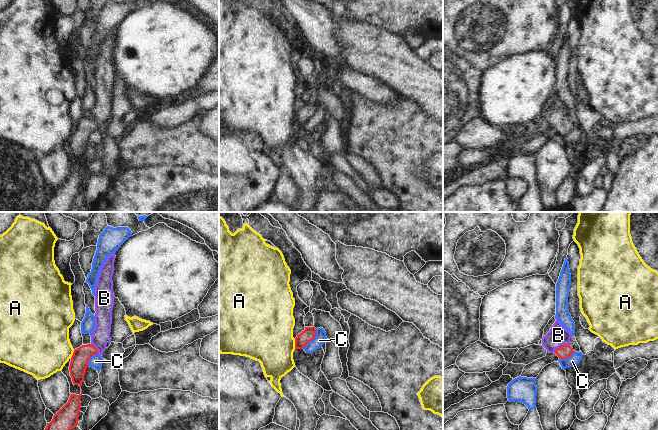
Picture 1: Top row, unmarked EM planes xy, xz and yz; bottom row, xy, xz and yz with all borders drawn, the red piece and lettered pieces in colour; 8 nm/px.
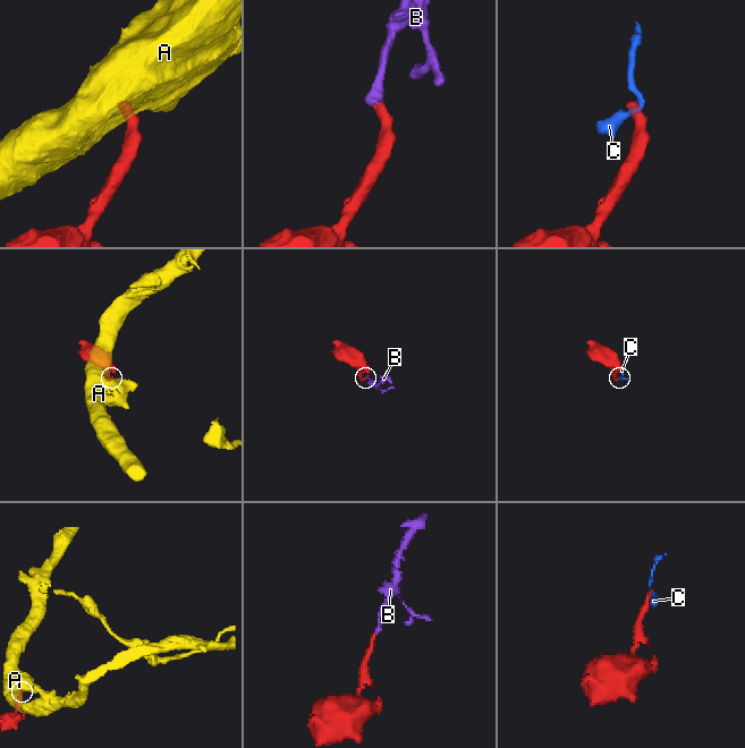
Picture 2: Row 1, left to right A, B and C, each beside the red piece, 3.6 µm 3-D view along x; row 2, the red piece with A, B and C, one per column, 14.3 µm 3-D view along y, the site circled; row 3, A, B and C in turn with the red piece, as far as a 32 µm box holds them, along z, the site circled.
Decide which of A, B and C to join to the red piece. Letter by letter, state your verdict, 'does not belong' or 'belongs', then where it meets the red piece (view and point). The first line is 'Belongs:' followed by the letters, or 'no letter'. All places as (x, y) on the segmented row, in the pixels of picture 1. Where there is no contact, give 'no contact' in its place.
Belongs: B
A: does not belong; meets red in xz at (295, 344)
B: belongs; meets red in yz at (561, 345)
C: does not belong; meets red in xz at (312, 339)

